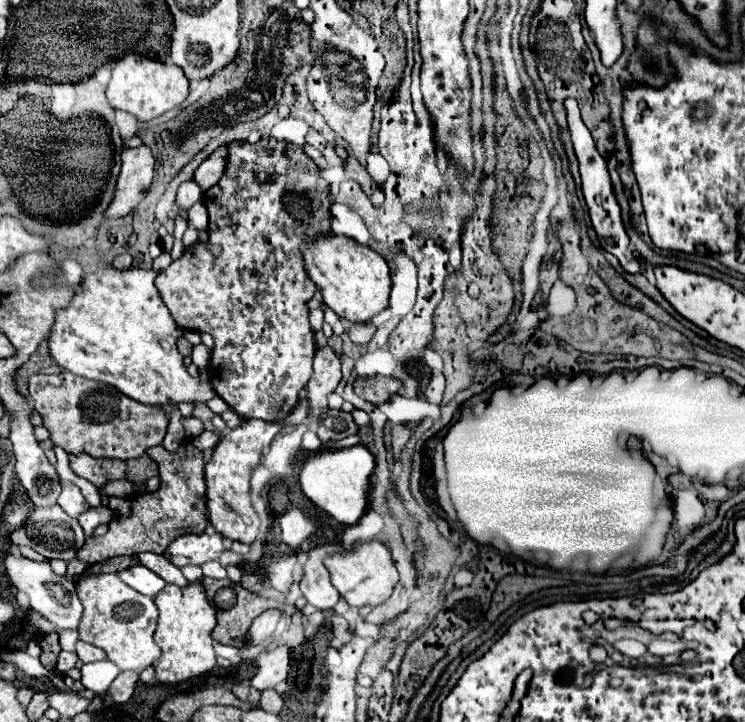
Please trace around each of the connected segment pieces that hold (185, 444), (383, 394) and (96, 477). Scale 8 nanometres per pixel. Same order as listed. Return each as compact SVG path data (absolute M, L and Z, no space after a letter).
M183 440L175 454L167 452L163 446L149 448L147 454L159 466L161 486L155 492L131 498L131 516L115 516L109 522L109 532L105 536L87 538L77 558L97 564L113 556L135 556L141 552L165 554L165 548L183 534L203 534L207 526L207 500L205 500L205 472L203 454L191 440Z
M373 376L373 378L357 378L355 394L365 398L371 404L389 402L393 394L401 388L401 380L387 378L387 376Z
M77 454L77 456L69 456L69 464L75 474L93 482L97 488L101 488L111 480L127 478L125 474L127 466L123 460L117 458L93 458L89 454Z

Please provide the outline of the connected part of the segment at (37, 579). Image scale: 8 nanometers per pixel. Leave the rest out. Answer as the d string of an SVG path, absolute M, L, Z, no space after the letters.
M13 554L5 556L5 566L7 566L9 580L29 596L29 604L35 612L45 616L59 630L77 630L83 606L75 594L75 584L71 578L57 576L49 564L33 562L33 560L27 560L23 556L13 556Z

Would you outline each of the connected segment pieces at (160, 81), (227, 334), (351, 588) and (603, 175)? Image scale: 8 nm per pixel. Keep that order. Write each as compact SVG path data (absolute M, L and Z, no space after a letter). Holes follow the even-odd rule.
M127 54L121 60L117 60L105 94L107 94L111 108L125 110L125 112L133 114L139 122L149 122L149 120L161 116L163 112L179 106L187 98L189 80L177 66L161 64L161 62L145 58L141 54Z
M261 138L255 144L231 142L221 180L203 194L209 210L207 242L195 242L169 268L159 272L155 284L165 306L181 328L207 332L215 338L207 374L213 390L243 418L281 422L297 406L299 392L313 370L315 338L309 326L307 302L317 292L305 272L301 248L317 236L331 232L329 184L303 146Z
M377 540L357 542L357 544L341 542L341 548L343 548L343 552L331 554L325 560L329 560L327 570L331 574L331 584L345 598L345 602L349 606L357 606L357 608L377 606L377 604L385 602L391 596L391 592L399 580L399 572L395 568L395 562L391 558L389 548ZM375 560L381 560L381 566Z
M569 98L565 100L565 108L567 108L567 118L569 118L569 128L571 128L571 138L573 138L573 146L575 146L575 154L579 158L579 172L581 172L581 188L583 188L583 196L585 202L589 206L589 216L593 222L593 228L597 232L599 238L613 238L615 240L615 248L605 248L607 252L611 252L613 256L619 258L621 266L631 272L637 274L641 270L641 262L633 256L633 252L629 250L629 236L623 224L623 216L621 216L621 206L617 202L617 196L613 192L613 184L609 178L609 170L607 170L607 162L605 158L597 152L595 142L591 138L591 132L587 130L587 126L583 124L583 120L579 118L579 108L577 108L577 100Z

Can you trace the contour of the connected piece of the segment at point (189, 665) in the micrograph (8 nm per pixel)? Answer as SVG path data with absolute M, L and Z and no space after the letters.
M191 582L187 588L165 586L165 590L157 594L155 604L159 608L159 624L153 638L161 648L161 658L153 662L155 678L161 684L179 684L209 674L215 668L217 658L211 638L211 630L215 628L215 608L209 604L203 586L199 582Z

